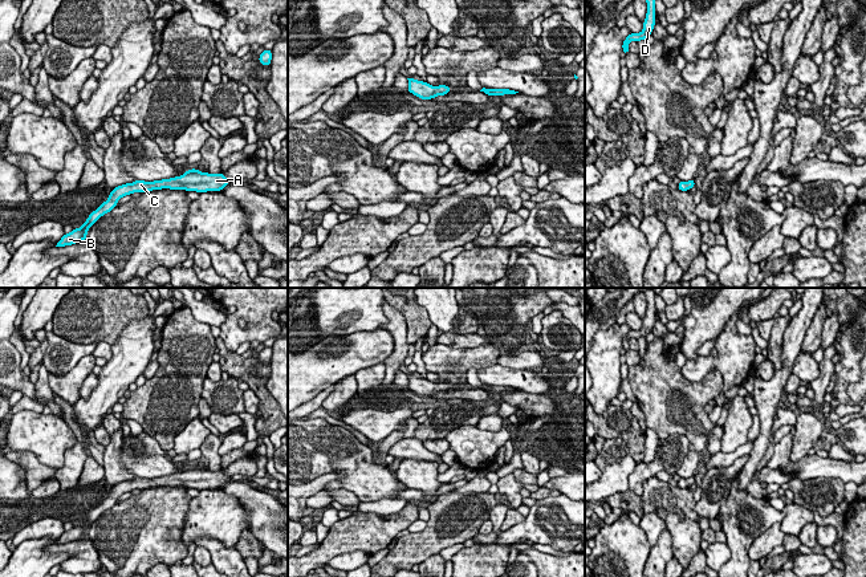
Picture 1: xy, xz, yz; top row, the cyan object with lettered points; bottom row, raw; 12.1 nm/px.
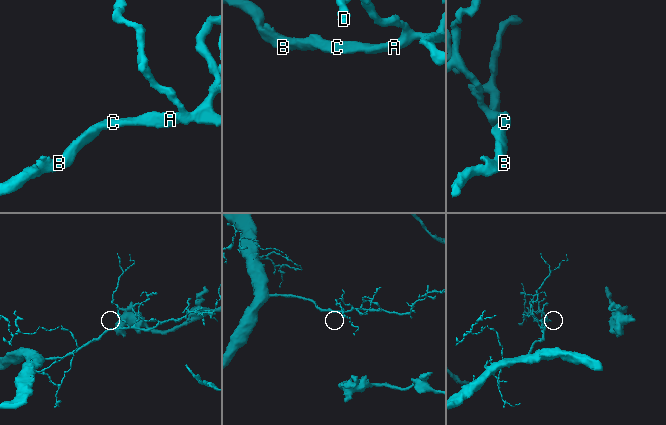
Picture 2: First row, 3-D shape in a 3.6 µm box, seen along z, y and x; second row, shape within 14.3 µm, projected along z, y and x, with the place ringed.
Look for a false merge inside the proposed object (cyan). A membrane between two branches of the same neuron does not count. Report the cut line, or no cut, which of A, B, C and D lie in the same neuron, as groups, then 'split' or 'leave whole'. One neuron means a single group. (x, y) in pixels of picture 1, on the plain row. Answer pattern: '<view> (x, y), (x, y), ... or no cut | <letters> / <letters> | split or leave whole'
xy (151, 479), (158, 484) | A D / B C | split

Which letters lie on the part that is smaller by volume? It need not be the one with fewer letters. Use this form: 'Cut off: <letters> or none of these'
Cut off: A, D

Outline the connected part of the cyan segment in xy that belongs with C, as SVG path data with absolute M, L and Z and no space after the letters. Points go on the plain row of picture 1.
M134 478L133 480L121 481L111 487L106 499L103 499L95 508L93 508L86 519L74 525L70 531L65 531L56 544L66 544L86 537L89 525L105 511L115 505L118 497L126 492L134 489L147 489L156 487L158 484L153 479Z

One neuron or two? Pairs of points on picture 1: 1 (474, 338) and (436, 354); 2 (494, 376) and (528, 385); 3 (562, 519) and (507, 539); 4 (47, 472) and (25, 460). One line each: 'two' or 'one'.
1: two
2: one
3: one
4: one

